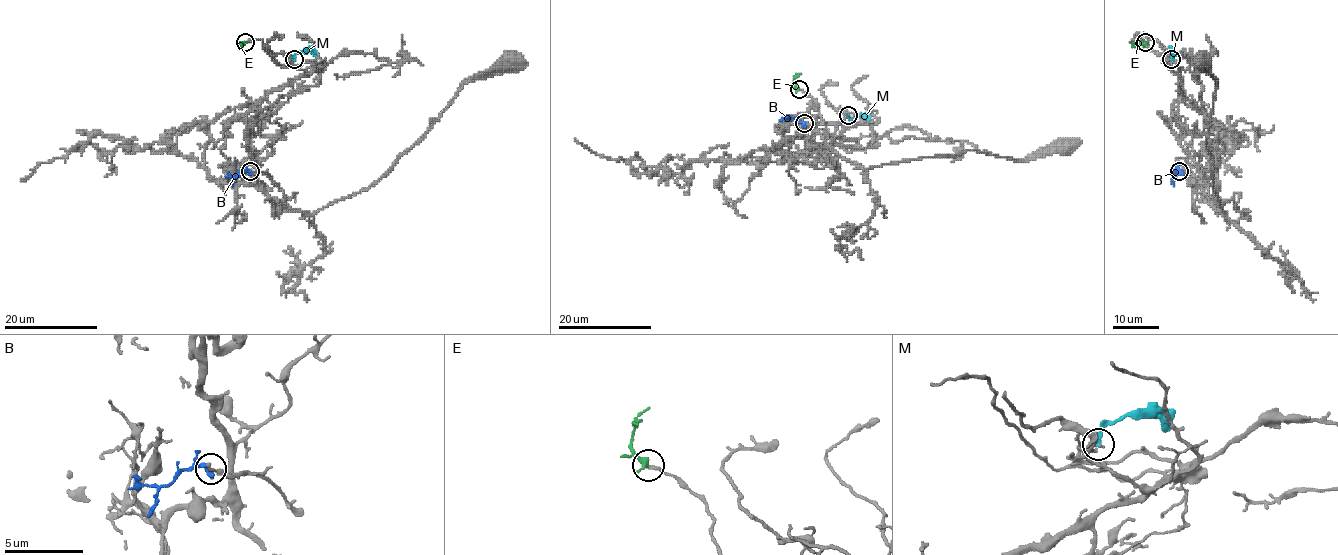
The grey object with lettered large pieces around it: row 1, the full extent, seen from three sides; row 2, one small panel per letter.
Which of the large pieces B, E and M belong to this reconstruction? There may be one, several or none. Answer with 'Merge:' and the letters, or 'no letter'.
Merge: E

